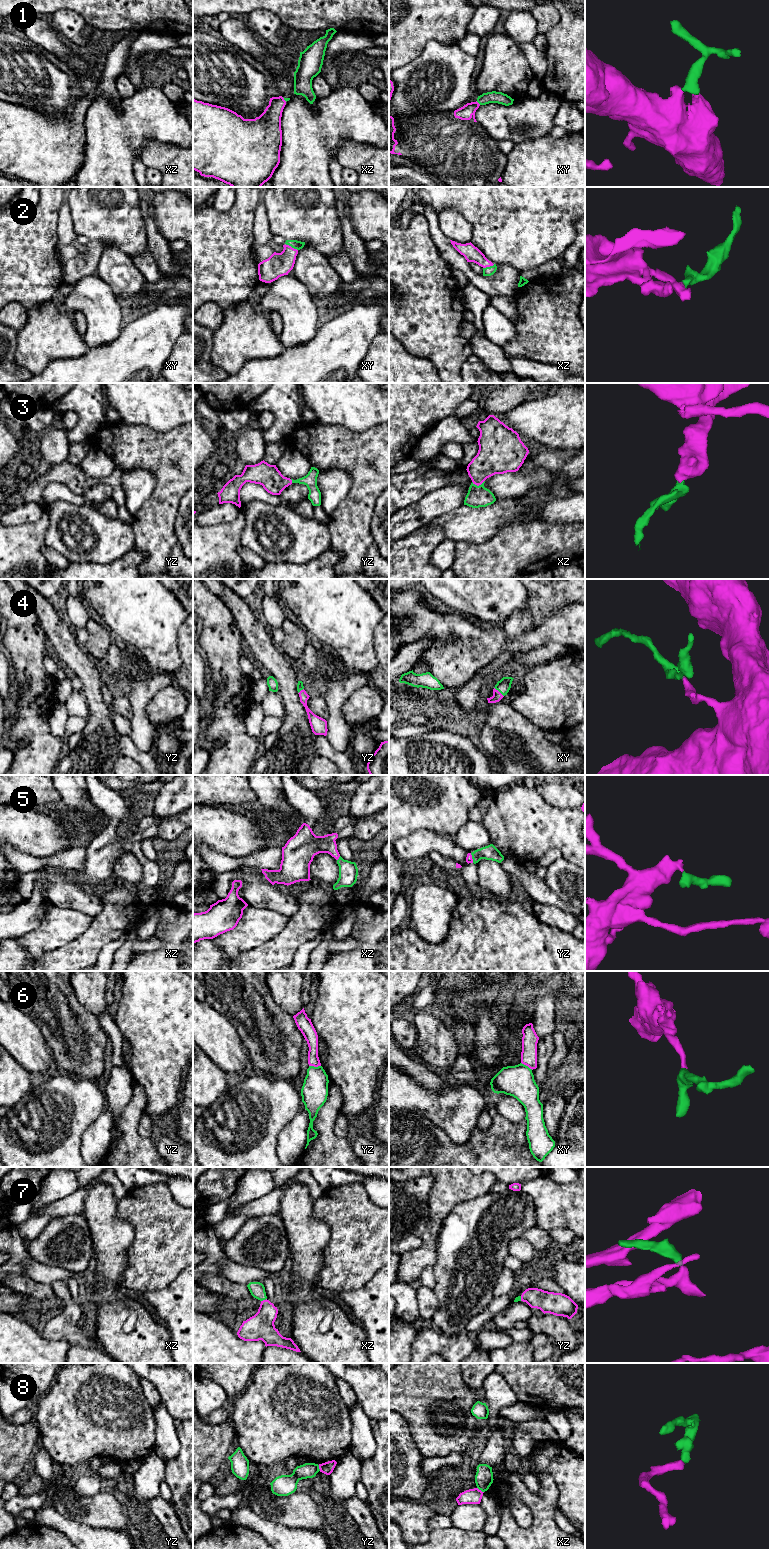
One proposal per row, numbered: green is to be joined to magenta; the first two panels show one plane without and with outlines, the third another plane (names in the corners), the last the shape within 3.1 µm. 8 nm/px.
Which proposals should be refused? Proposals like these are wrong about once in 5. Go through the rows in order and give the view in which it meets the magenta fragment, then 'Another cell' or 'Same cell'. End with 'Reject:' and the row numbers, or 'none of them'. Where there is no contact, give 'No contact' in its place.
1: Touches magenta in xy. Same cell
2: Touches magenta in xy. Same cell
3: Touches magenta in xz. Same cell
4: Touches magenta in xy. Same cell
5: Touches magenta in xz. Same cell
6: Touches magenta in yz. Another cell
7: Touches magenta in xz. Same cell
8: Touches magenta in xz. Another cell
Reject: 6, 8

